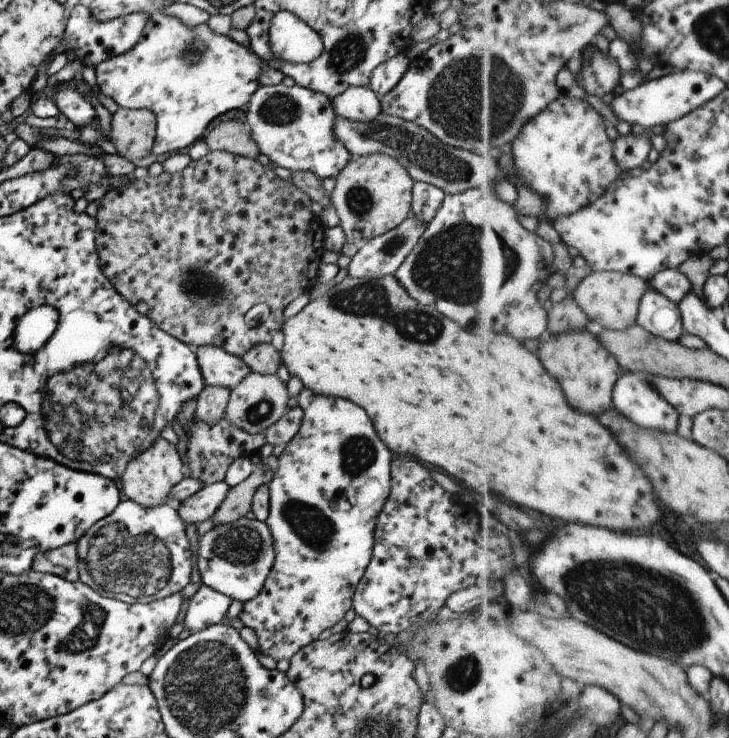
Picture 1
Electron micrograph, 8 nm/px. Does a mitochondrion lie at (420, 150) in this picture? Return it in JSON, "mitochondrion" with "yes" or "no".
{"mitochondrion":"yes"}

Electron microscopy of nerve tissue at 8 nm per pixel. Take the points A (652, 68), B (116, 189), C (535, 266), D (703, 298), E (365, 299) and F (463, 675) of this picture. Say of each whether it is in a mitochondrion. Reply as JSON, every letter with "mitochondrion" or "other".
{"A":"other","B":"other","C":"other","D":"other","E":"mitochondrion","F":"mitochondrion"}

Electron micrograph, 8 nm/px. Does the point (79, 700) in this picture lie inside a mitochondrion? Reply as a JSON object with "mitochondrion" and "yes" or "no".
{"mitochondrion":"no"}

